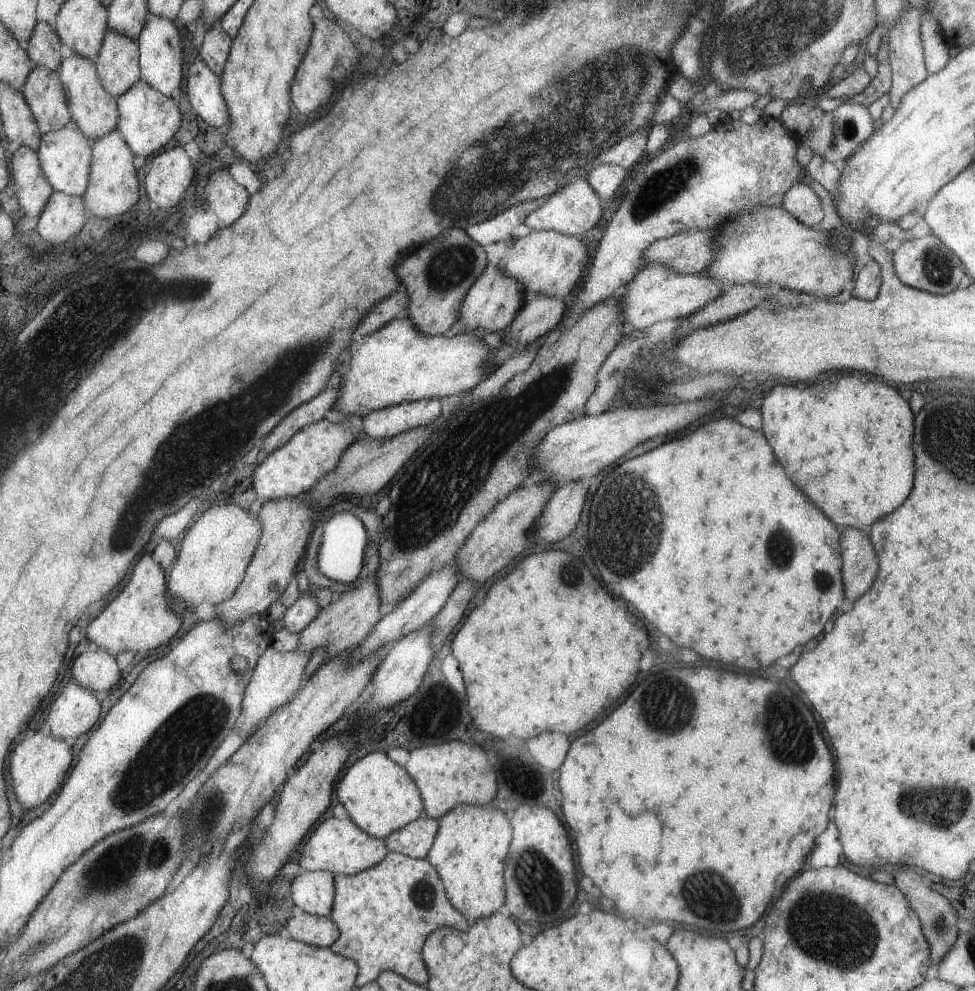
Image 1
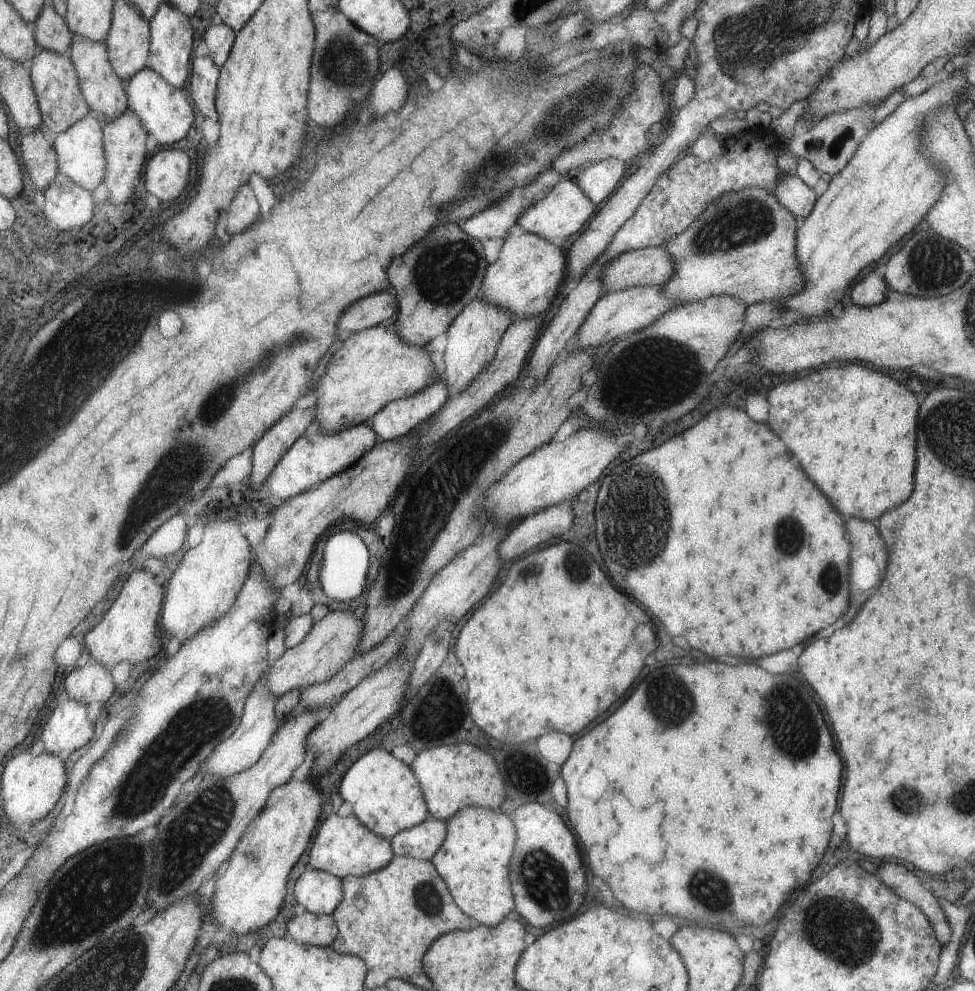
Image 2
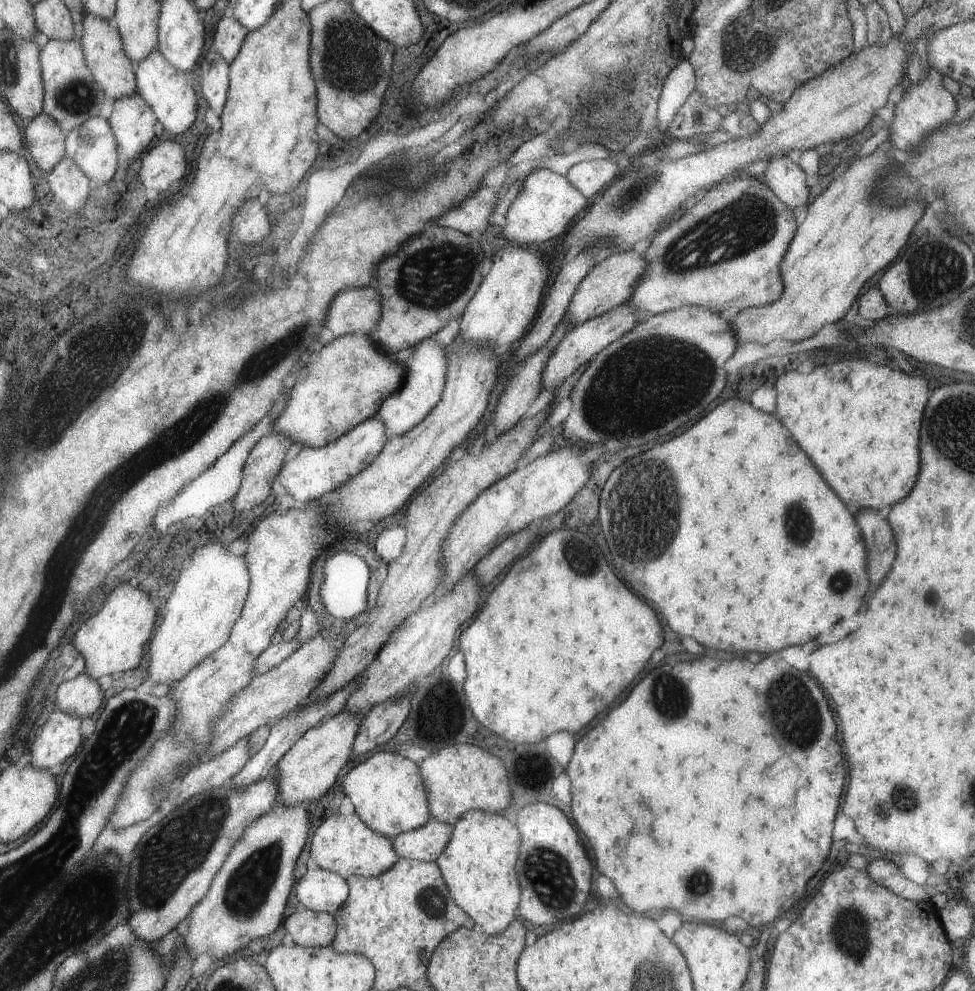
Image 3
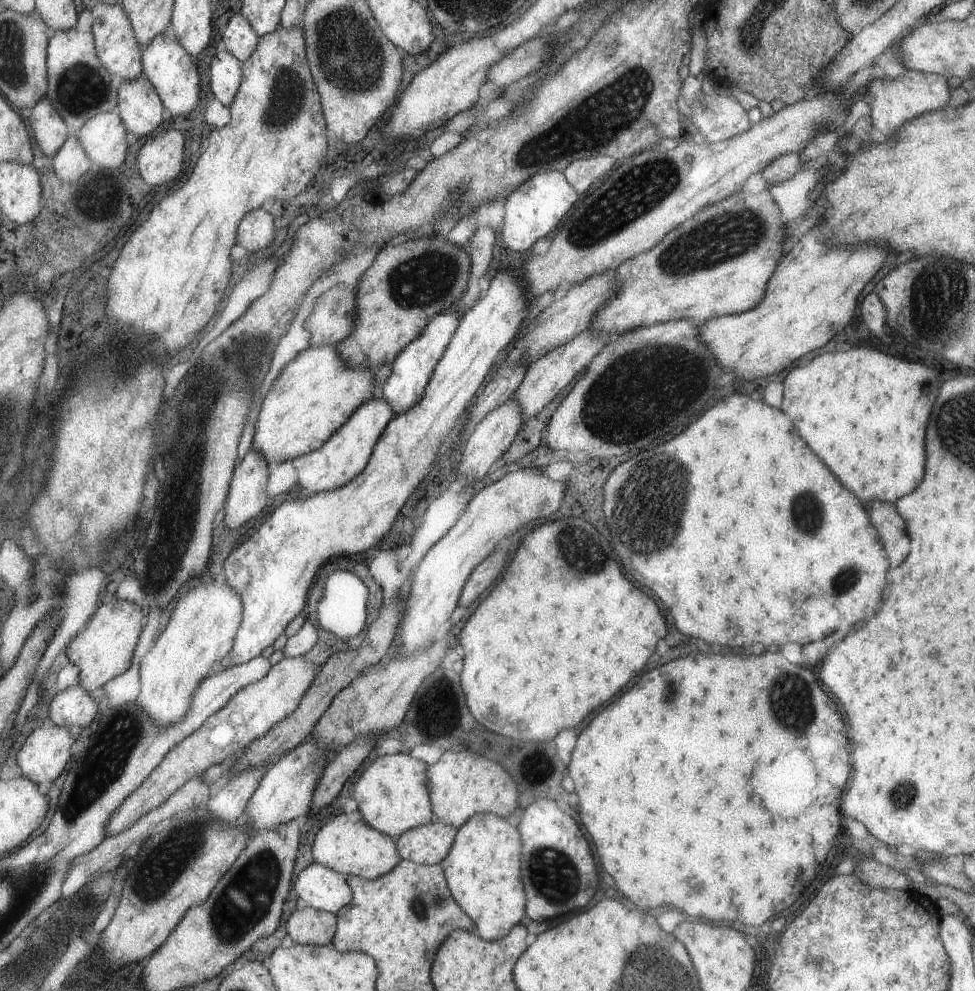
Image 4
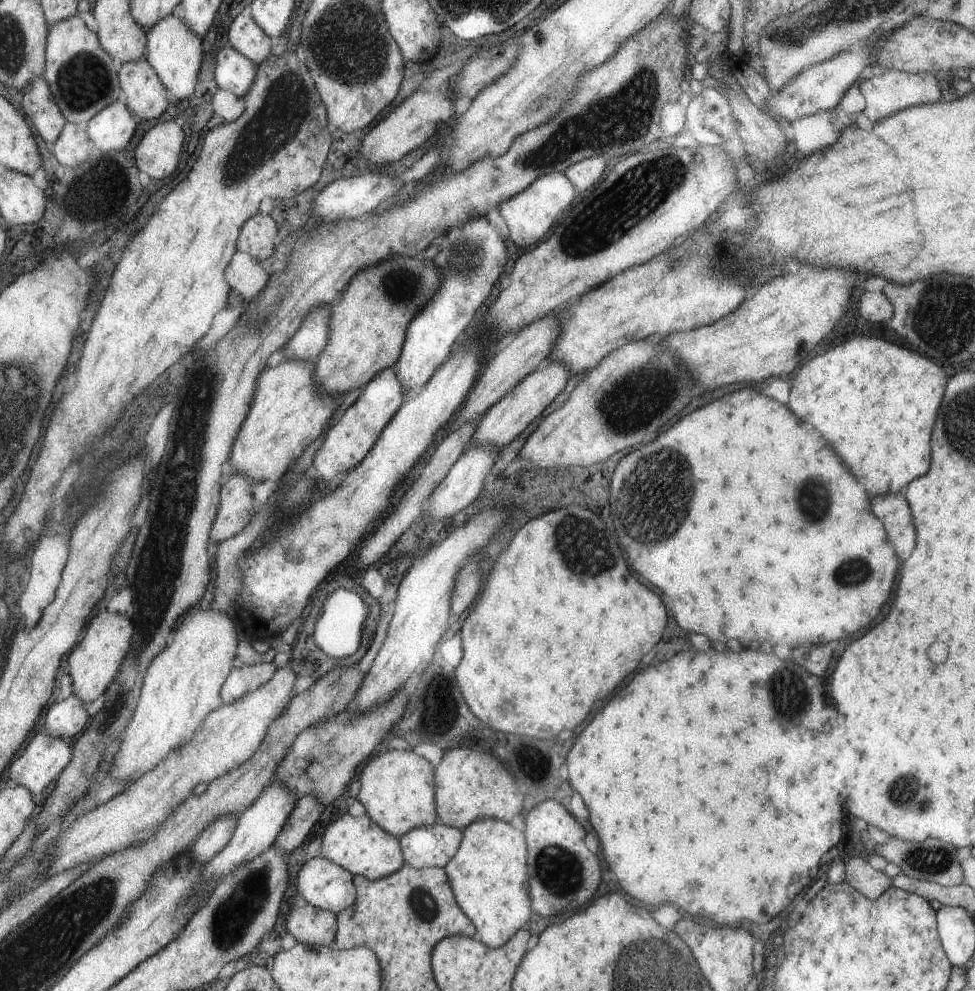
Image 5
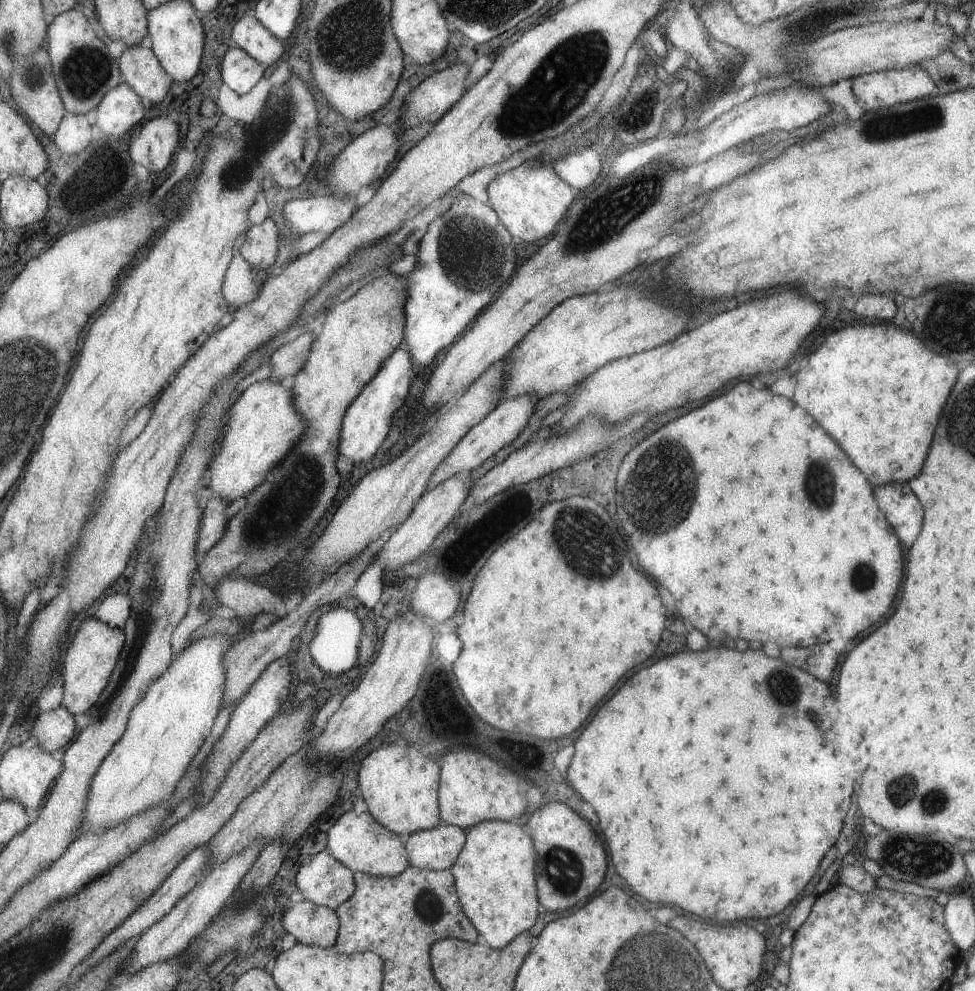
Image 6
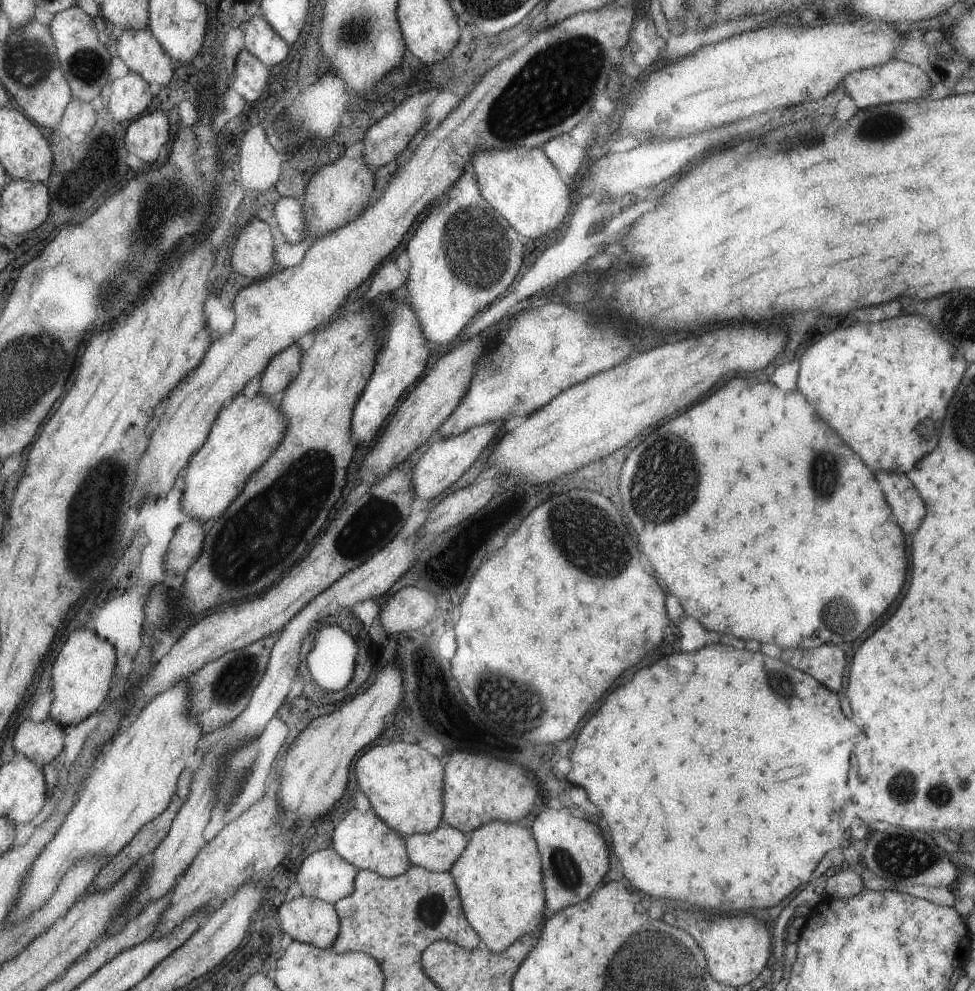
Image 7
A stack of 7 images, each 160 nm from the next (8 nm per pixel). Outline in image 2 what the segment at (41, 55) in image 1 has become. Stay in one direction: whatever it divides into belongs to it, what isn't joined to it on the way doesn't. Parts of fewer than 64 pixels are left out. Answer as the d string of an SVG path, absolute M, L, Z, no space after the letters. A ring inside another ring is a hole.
M52 6L42 7L35 19L33 32L39 49L51 49L67 56L73 34L65 24L64 18L57 15Z

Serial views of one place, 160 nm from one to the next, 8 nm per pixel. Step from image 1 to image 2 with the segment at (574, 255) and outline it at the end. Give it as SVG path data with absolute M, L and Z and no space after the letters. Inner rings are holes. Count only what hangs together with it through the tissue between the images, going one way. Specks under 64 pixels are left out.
M533 233L507 236L495 262L486 266L479 298L486 305L507 311L513 323L537 317L543 315L555 298L559 284L563 282L565 270L565 258L557 243L549 242Z

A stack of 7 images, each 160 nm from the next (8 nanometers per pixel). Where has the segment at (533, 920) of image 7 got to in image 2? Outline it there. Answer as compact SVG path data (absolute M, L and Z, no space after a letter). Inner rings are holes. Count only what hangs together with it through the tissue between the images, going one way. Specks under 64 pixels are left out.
M464 806L446 822L445 838L431 857L455 904L474 924L493 928L515 908L509 868L516 839L513 826L498 810Z

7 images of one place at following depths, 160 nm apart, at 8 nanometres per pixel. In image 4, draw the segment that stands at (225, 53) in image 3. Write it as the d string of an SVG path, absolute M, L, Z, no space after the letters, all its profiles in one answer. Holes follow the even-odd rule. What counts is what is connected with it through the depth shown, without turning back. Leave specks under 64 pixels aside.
M235 14L227 22L221 38L223 38L223 44L225 44L223 48L226 52L229 52L233 58L237 58L239 62L243 62L255 50L259 35L253 32L253 28L249 26L249 22L243 16Z

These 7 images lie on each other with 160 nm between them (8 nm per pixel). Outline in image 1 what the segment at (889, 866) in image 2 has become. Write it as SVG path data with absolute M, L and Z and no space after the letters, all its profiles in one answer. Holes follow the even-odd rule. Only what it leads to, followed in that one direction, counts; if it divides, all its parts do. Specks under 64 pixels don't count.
M901 870L893 873L892 877L894 878L894 885L903 893L920 920L923 936L929 945L929 964L939 964L943 960L944 954L952 947L958 937L957 927L955 927L956 912L945 897L921 882L921 877L917 872Z

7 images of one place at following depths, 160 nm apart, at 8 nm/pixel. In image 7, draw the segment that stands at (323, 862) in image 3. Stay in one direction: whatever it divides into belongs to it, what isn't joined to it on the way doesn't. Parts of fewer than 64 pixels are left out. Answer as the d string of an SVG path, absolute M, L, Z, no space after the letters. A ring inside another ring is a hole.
M357 808L348 810L334 827L331 844L335 852L357 870L367 869L382 877L402 875L411 866L405 838L390 829L371 808L365 812L359 812Z

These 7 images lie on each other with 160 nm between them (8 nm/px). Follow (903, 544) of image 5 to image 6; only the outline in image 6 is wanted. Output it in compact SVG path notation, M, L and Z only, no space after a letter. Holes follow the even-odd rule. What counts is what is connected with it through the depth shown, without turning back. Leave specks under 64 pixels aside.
M892 482L875 485L875 502L879 510L885 514L887 522L895 530L897 538L905 544L911 546L913 538L917 538L921 530L921 516L923 508L919 500L913 496L913 492L905 482Z

